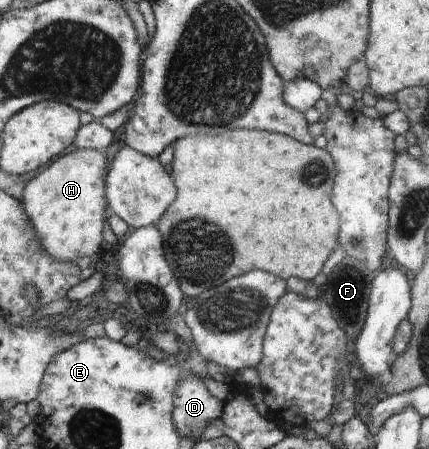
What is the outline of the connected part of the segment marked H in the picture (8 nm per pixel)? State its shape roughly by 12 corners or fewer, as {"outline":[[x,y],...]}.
{"outline":[[76,149],[26,183],[52,258],[102,247],[107,158]]}

